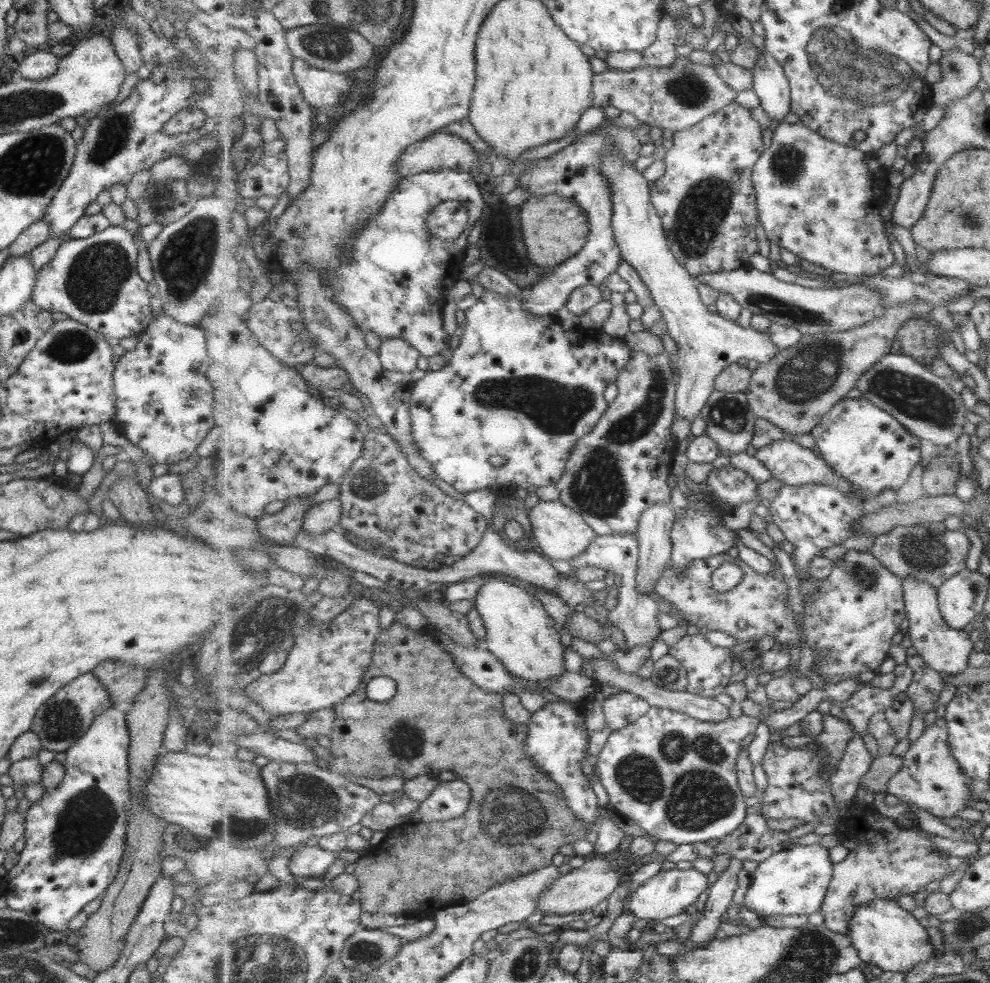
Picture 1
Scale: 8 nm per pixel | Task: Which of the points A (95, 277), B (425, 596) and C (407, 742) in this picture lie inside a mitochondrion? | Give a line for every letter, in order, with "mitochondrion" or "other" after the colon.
A: mitochondrion
B: other
C: mitochondrion

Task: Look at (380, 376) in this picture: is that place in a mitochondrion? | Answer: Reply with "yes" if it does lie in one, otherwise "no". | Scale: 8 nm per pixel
no

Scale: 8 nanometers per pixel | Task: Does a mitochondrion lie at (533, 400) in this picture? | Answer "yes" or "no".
yes

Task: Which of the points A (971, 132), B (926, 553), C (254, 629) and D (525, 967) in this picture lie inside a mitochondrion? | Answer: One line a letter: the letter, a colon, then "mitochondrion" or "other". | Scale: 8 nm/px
A: other
B: mitochondrion
C: mitochondrion
D: mitochondrion

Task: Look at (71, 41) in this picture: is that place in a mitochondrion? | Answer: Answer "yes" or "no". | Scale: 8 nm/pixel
no

